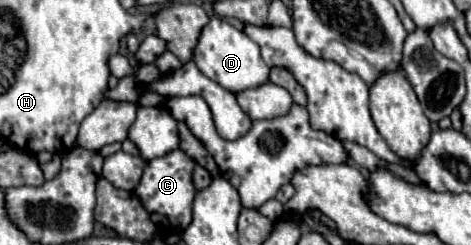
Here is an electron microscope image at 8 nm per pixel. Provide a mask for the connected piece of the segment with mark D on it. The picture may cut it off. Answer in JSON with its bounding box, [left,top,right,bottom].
[193,17,269,93]

